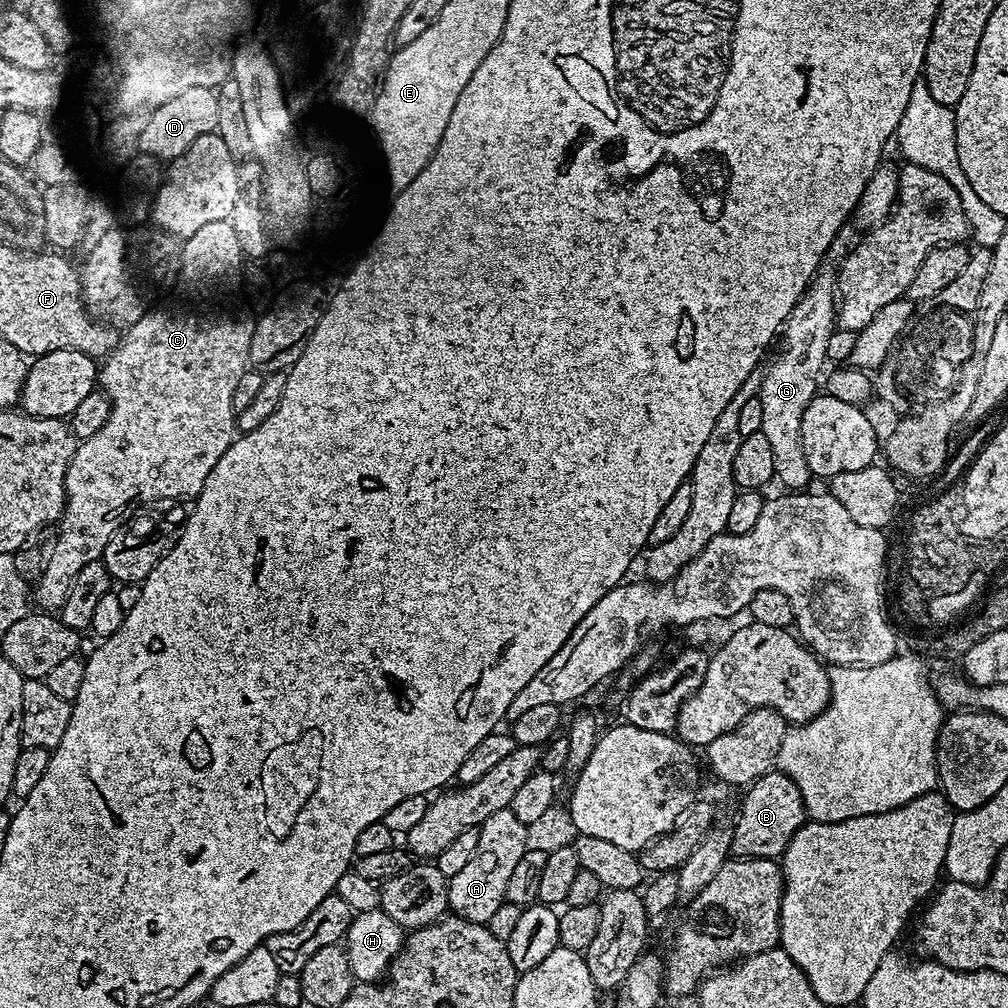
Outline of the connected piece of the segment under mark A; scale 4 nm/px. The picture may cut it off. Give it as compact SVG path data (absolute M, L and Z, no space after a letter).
M503 808L498 810L498 814L490 814L479 829L478 850L474 850L474 858L470 858L470 863L448 881L448 906L461 920L487 925L488 920L494 918L494 910L505 903L506 882L510 882L510 873L530 847L530 828L518 820L518 814L514 814L511 808Z

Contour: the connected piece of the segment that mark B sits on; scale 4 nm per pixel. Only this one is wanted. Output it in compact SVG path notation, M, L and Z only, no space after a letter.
M770 770L747 785L740 817L732 830L732 856L745 860L776 860L783 857L790 838L804 823L806 813L798 786L782 771Z

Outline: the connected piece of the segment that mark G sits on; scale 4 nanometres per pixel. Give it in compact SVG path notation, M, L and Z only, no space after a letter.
M821 270L812 277L811 284L800 295L800 301L794 306L794 310L788 316L782 329L784 345L780 353L772 360L768 369L763 369L760 377L760 391L758 393L762 402L762 426L760 432L766 434L770 441L770 447L774 449L774 470L776 480L784 483L788 490L804 490L809 487L808 480L813 479L810 466L806 462L806 450L802 446L802 414L806 414L806 406L818 395L816 379L821 376L826 368L826 342L830 342L830 334L838 320L838 280L827 270Z

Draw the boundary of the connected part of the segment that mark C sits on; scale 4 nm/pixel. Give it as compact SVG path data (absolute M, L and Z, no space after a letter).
M228 220L210 222L206 226L202 226L202 230L190 234L190 238L183 241L182 247L184 249L180 252L180 264L178 260L180 285L176 288L176 300L170 301L165 308L153 307L145 312L142 318L138 318L138 322L127 325L125 332L128 333L125 336L123 333L119 337L116 347L99 365L98 384L104 395L108 397L112 409L110 418L106 418L106 426L102 426L102 430L98 430L98 434L94 434L94 438L86 438L77 443L74 458L68 463L64 483L64 515L58 521L60 533L57 534L56 541L52 544L52 553L47 553L41 576L34 583L35 607L49 614L59 613L61 606L70 595L70 586L74 586L74 578L78 578L78 570L82 570L82 566L103 557L110 538L114 538L114 534L133 512L161 502L180 502L188 498L184 496L189 496L189 498L199 496L210 470L214 470L214 466L218 466L218 458L222 458L222 454L226 454L226 450L233 442L237 414L234 410L234 389L238 386L238 378L242 378L242 374L249 371L250 368L248 355L254 325L253 317L248 317L248 312L244 309L245 297L242 295L242 265L245 263L246 257L238 246L234 226L230 226Z

